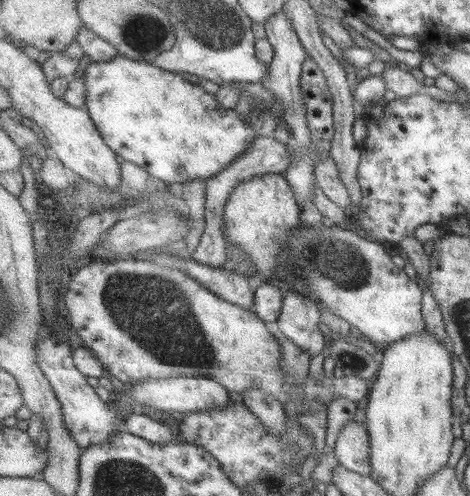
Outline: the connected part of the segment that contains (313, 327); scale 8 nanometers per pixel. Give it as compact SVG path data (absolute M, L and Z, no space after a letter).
M288 287L285 296L282 314L277 320L280 330L312 357L321 354L327 347L327 338L320 330L324 310L321 304L301 296L295 288Z

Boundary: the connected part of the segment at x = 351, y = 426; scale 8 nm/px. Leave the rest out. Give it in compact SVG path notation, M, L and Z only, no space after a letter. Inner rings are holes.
M352 421L341 428L335 453L339 464L347 470L371 477L371 433L365 421L361 424Z

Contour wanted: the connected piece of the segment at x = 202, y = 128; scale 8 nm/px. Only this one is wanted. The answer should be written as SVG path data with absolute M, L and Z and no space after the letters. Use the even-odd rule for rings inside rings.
M119 54L113 60L93 61L87 66L83 74L85 82L87 82L87 92L89 92L87 93L86 100L88 111L98 126L103 138L106 139L106 143L124 160L134 162L135 164L139 164L139 166L143 166L143 168L147 168L149 174L152 174L155 180L177 186L183 182L189 182L189 180L193 180L193 178L205 182L205 180L223 172L241 153L247 151L247 149L253 145L253 141L259 137L257 136L257 132L255 132L255 128L253 128L253 124L247 124L247 122L241 118L241 114L237 114L234 109L221 107L217 103L215 94L207 92L207 90L199 84L192 84L189 80L185 80L181 73L163 70L163 67L154 66L152 63L149 63L149 61L138 61Z

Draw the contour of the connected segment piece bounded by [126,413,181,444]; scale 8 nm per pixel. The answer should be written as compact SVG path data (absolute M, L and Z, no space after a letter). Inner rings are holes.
M131 414L126 420L127 430L131 434L136 434L140 438L145 438L149 442L157 444L168 444L169 442L177 442L180 436L173 434L173 429L167 426L167 422L157 422L145 414Z

